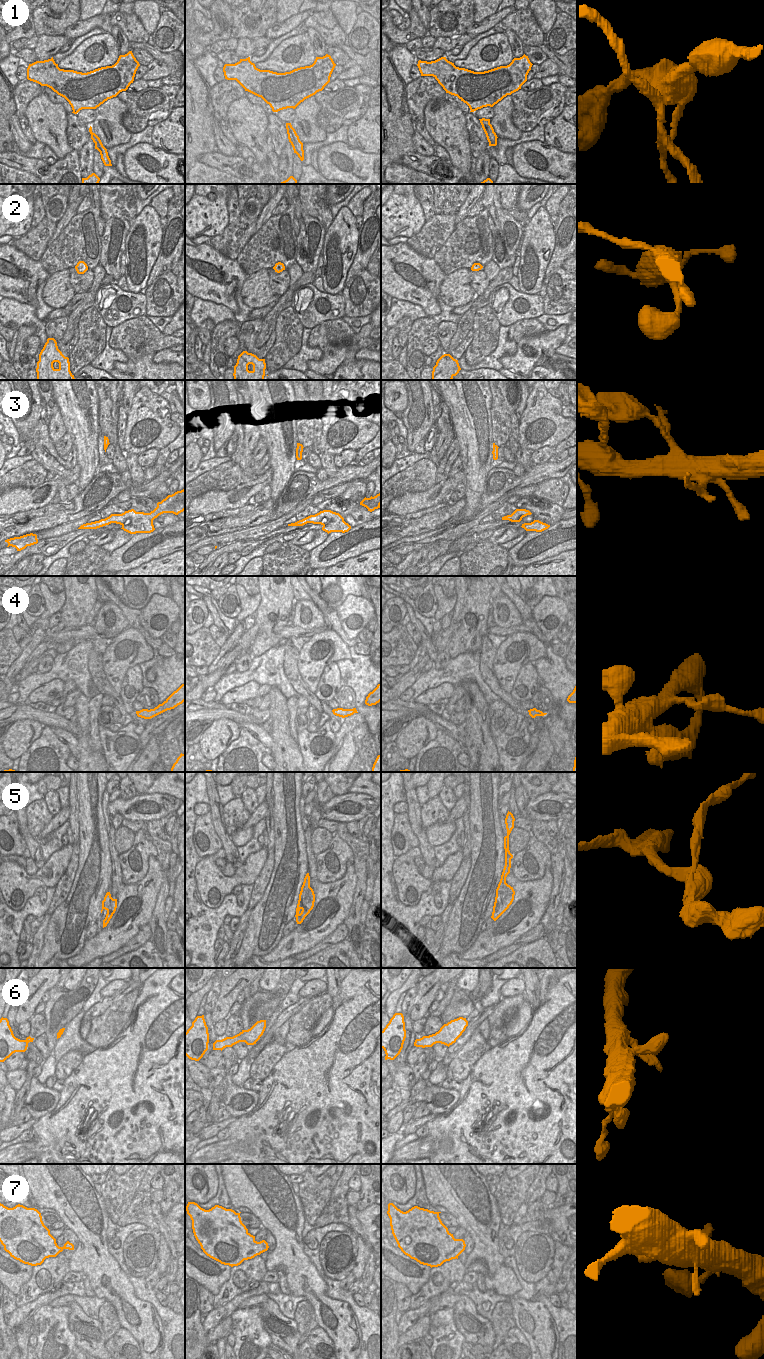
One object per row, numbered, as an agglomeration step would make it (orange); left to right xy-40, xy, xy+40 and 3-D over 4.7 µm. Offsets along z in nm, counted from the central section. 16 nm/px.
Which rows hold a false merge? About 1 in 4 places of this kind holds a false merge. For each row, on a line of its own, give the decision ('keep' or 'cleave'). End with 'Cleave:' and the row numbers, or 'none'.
1: cleave
2: keep
3: keep
4: keep
5: cleave
6: keep
7: keep
Cleave: 1, 5

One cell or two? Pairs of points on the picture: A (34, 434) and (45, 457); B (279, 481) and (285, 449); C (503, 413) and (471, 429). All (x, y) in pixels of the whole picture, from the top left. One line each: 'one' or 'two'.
A: one
B: one
C: two

